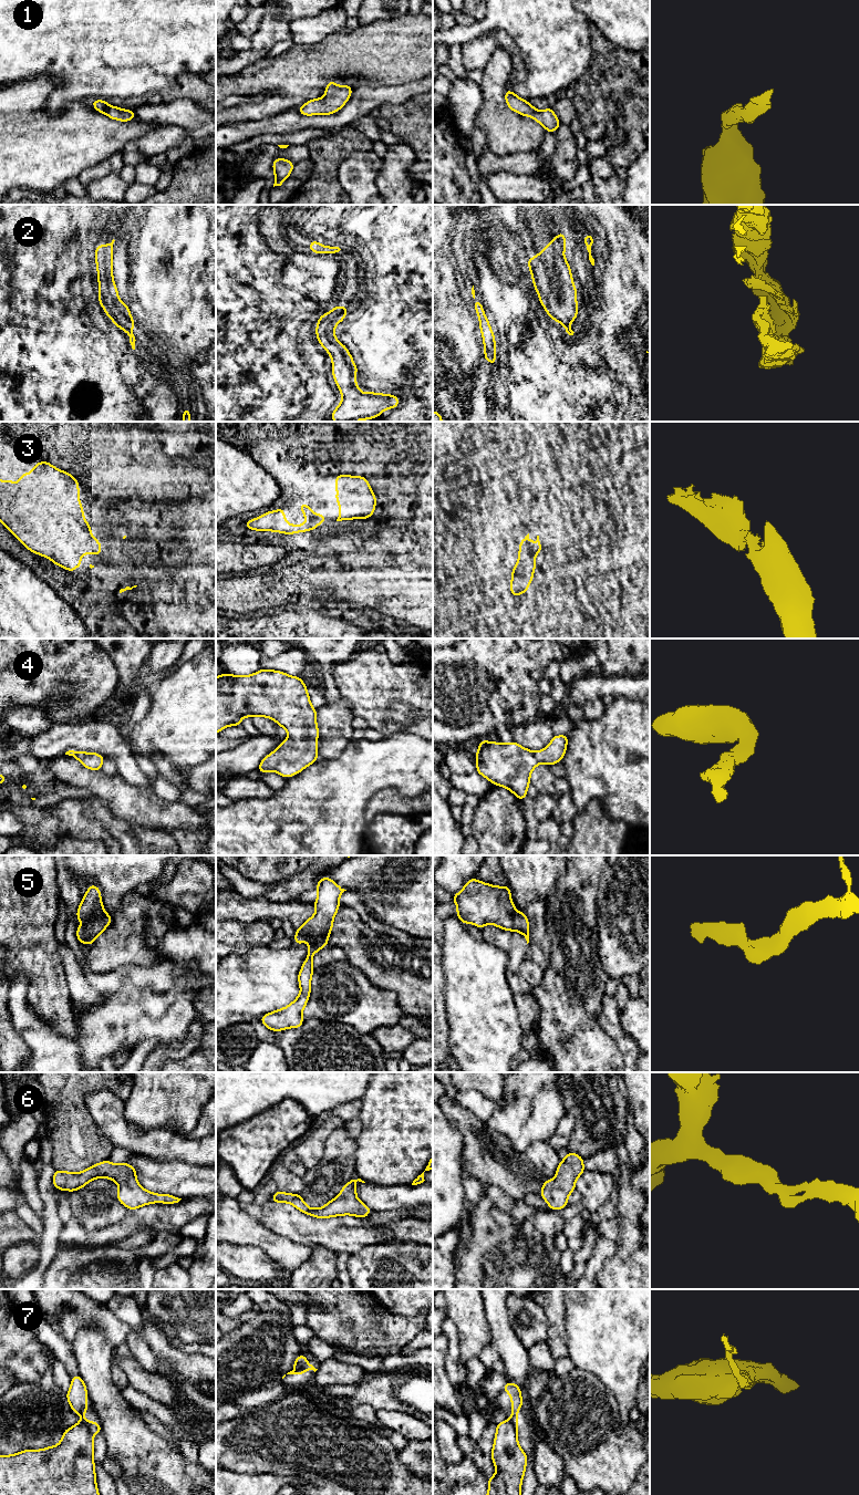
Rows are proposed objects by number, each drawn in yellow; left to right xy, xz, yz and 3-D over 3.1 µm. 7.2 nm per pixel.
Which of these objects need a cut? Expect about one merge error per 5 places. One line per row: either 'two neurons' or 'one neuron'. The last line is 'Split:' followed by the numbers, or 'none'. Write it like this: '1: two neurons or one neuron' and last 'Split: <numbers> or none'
1: one neuron
2: one neuron
3: one neuron
4: one neuron
5: one neuron
6: one neuron
7: two neurons
Split: 7

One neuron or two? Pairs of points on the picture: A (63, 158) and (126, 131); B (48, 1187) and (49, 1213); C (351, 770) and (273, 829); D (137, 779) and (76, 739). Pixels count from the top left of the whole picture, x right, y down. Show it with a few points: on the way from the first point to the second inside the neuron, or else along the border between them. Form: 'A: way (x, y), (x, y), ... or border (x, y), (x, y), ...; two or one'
A: way (79, 143), (84, 137), (111, 135); one
B: way (48, 1194), (49, 1206); one
C: way (332, 789), (302, 819), (298, 819), (292, 824); one
D: way (125, 762), (104, 740), (93, 739); one

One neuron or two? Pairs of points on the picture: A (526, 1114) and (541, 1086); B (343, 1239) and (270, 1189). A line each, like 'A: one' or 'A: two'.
A: one
B: two

